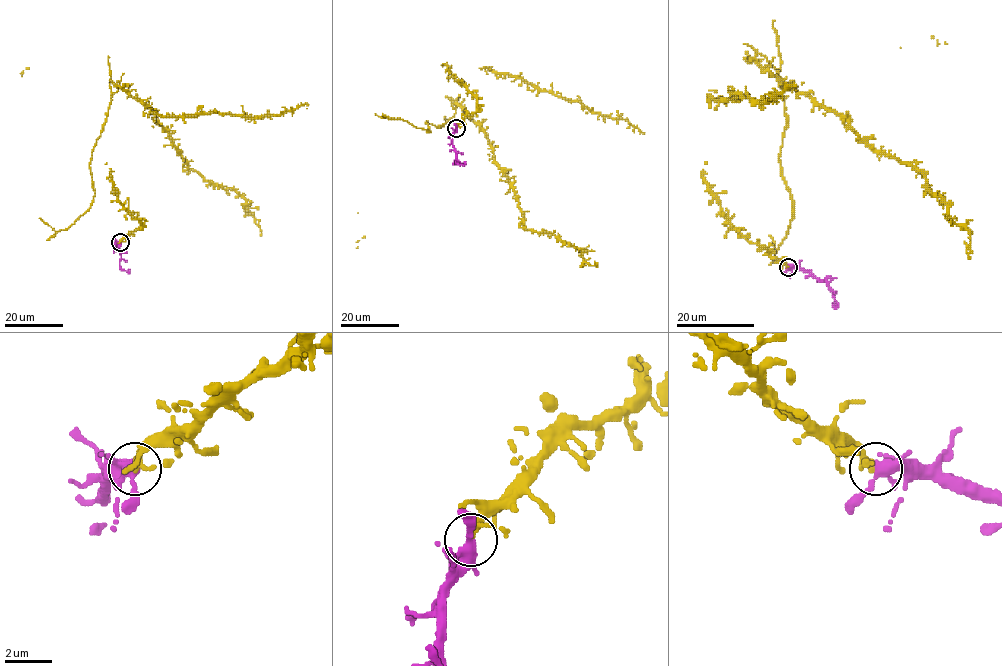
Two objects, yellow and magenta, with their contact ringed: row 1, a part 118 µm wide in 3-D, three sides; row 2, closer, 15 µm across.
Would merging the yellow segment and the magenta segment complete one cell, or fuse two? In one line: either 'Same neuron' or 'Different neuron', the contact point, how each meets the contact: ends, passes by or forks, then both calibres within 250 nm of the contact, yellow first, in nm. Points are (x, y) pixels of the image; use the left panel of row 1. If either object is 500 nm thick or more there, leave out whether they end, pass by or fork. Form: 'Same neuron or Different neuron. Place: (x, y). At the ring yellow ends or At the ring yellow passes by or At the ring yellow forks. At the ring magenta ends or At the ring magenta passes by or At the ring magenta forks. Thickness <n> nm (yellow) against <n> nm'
Same neuron. Place: (120, 242). At the ring yellow ends. At the ring magenta forks. Thickness 360 nm (yellow) against 300 nm

